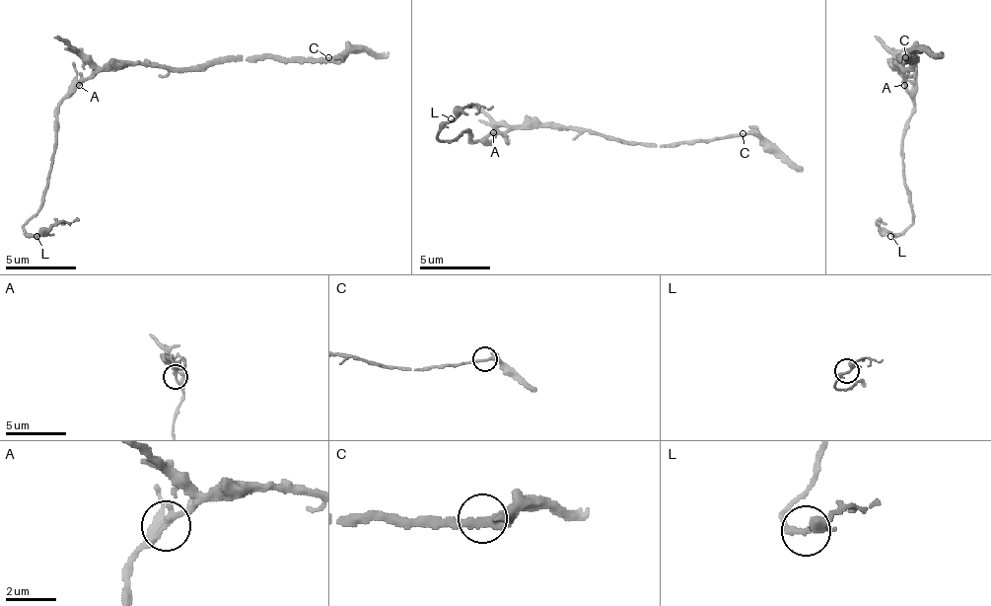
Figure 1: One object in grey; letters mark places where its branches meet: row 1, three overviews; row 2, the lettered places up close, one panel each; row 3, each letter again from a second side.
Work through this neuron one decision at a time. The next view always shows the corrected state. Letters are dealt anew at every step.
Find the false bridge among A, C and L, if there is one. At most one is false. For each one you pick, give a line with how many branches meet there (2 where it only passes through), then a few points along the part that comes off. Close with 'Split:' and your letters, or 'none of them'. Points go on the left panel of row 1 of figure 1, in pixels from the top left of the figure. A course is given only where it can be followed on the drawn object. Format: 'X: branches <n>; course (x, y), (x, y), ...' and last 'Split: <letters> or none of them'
Split: none of them

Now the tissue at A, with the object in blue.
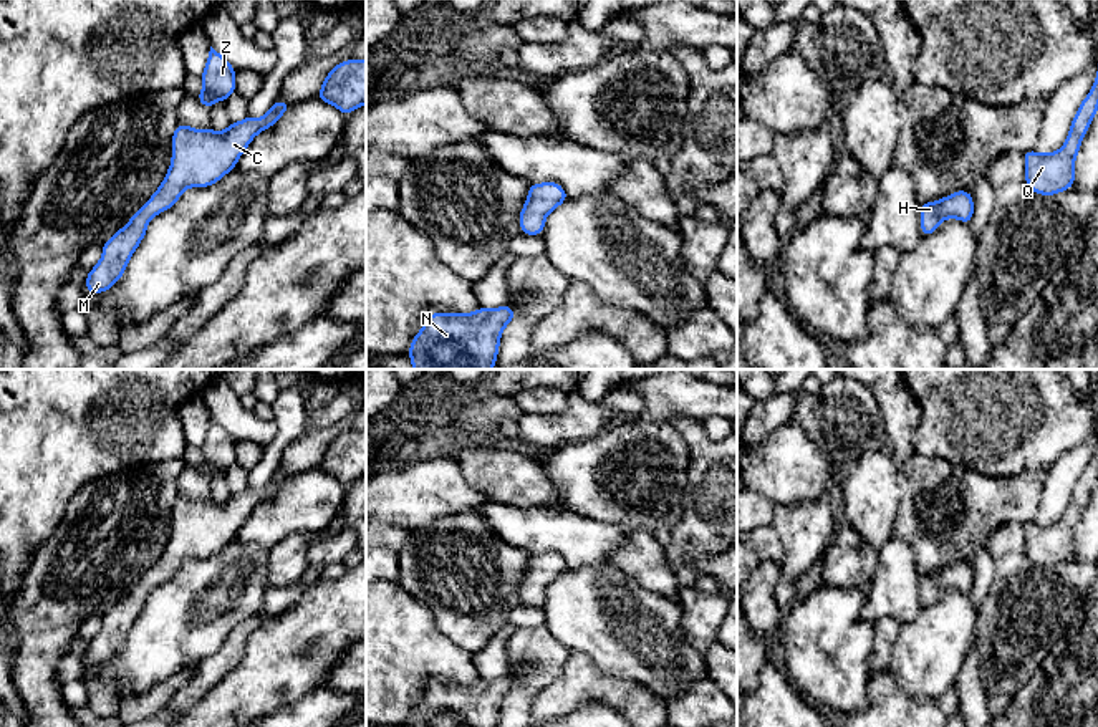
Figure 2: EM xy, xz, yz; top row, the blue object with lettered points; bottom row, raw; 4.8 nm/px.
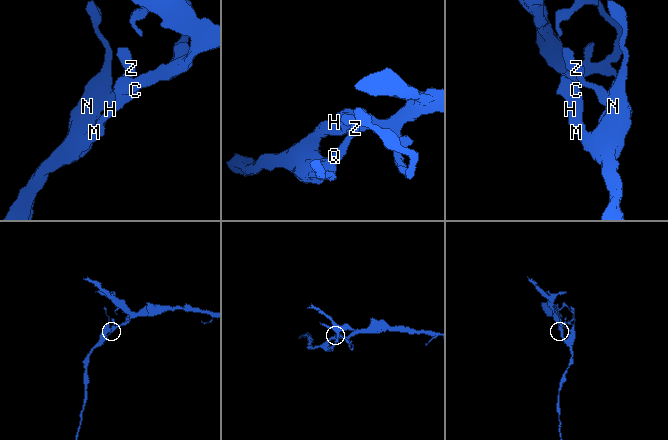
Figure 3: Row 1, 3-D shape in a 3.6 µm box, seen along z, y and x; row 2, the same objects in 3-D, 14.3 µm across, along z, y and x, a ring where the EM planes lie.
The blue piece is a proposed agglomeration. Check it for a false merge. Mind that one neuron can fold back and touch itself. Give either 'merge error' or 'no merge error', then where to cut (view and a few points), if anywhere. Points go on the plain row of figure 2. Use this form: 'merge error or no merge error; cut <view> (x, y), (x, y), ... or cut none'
no merge error; cut none

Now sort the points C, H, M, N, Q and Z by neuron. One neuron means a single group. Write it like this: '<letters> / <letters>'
C H M N Q Z

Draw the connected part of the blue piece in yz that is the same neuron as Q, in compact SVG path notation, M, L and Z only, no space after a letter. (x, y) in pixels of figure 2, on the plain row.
M1098 444L1096 450L1081 472L1072 500L1062 520L1052 525L1040 525L1035 522L1023 523L1025 530L1025 555L1042 566L1053 566L1062 561L1072 560L1075 553L1075 528L1080 522L1083 507L1088 503L1090 493L1095 490L1098 480Z

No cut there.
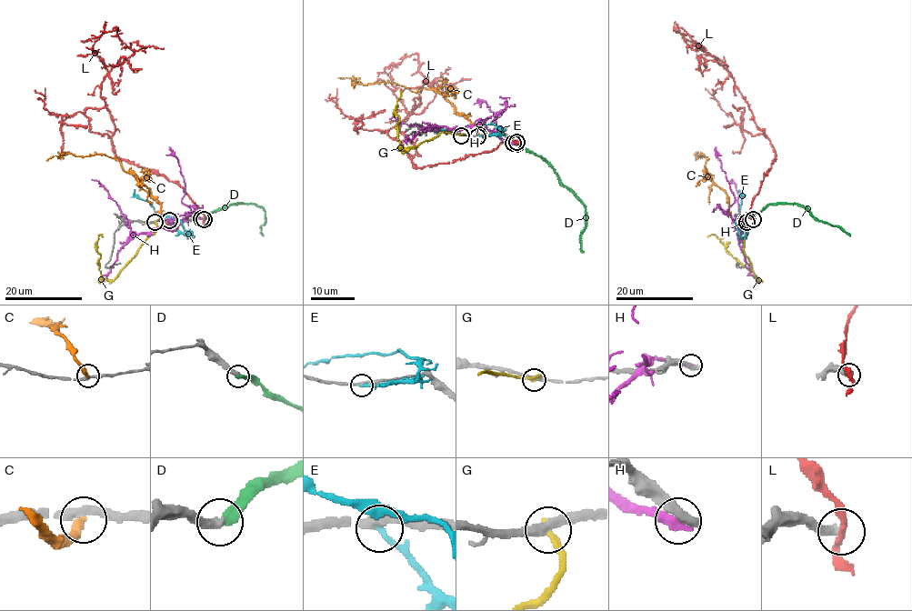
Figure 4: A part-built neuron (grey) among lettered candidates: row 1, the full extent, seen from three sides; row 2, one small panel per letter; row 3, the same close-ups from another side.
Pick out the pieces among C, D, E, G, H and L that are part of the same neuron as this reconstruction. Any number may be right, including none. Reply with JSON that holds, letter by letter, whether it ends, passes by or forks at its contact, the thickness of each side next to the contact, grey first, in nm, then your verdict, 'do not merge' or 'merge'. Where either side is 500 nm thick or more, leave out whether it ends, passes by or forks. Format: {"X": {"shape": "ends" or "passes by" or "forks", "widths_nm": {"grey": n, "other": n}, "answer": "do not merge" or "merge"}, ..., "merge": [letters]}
{"C": {"shape": "ends", "widths_nm": {"grey": 280, "other": 360}, "answer": "do not merge"}, "D": {"shape": "ends", "widths_nm": {"grey": 380, "other": 360}, "answer": "merge"}, "E": {"shape": "ends", "widths_nm": {"grey": 280, "other": 240}, "answer": "do not merge"}, "G": {"shape": "ends", "widths_nm": {"grey": 320, "other": 320}, "answer": "do not merge"}, "H": {"widths_nm": {"grey": 500, "other": 440}, "answer": "do not merge"}, "L": {"shape": "passes by", "widths_nm": {"grey": 400, "other": 280}, "answer": "do not merge"}, "merge": ["D"]}

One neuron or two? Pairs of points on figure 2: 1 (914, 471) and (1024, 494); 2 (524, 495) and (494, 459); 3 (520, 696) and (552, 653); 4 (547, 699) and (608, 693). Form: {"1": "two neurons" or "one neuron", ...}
{"1": "one neuron", "2": "one neuron", "3": "one neuron", "4": "one neuron"}

